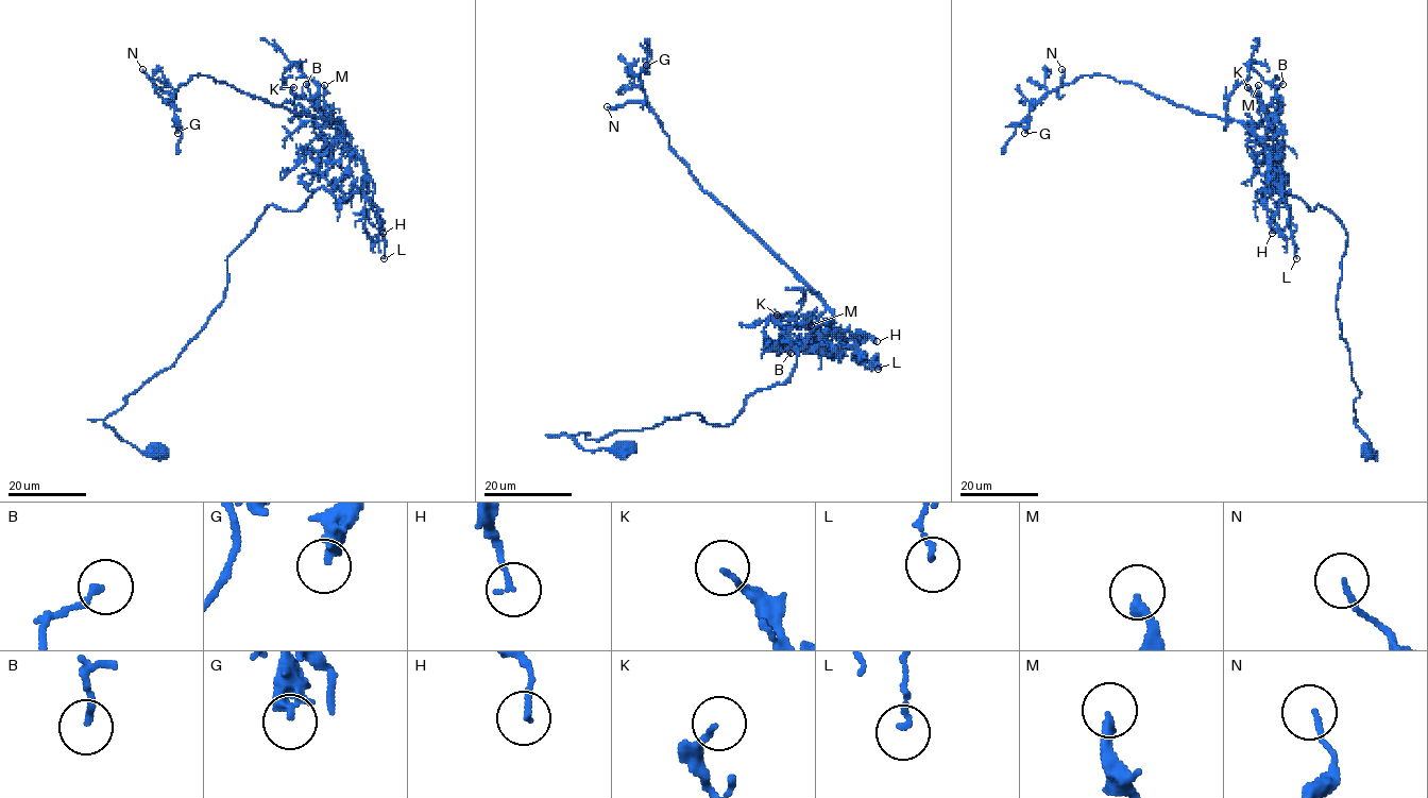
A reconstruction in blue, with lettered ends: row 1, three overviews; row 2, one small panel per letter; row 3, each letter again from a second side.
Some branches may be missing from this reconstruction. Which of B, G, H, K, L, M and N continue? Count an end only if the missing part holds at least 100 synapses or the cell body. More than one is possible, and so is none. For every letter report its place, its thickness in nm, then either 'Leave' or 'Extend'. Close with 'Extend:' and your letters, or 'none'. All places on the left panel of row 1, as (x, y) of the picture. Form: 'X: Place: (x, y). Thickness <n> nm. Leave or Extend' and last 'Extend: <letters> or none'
B: Place: (306, 84). Thickness 170 nm. Leave
G: Place: (177, 133). Thickness 320 nm. Leave
H: Place: (383, 233). Thickness 140 nm. Leave
K: Place: (293, 87). Thickness 150 nm. Leave
L: Place: (384, 258). Thickness 130 nm. Leave
M: Place: (324, 85). Thickness 260 nm. Leave
N: Place: (142, 69). Thickness 120 nm. Leave
Extend: none

